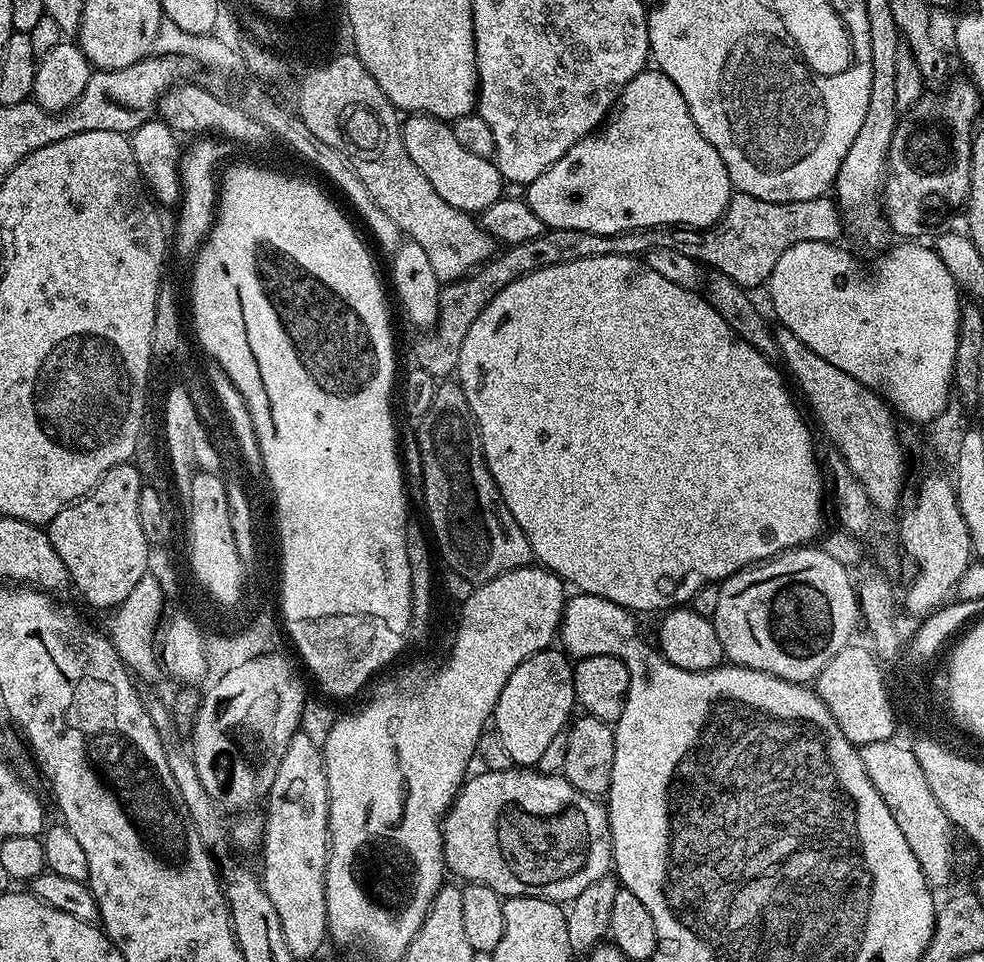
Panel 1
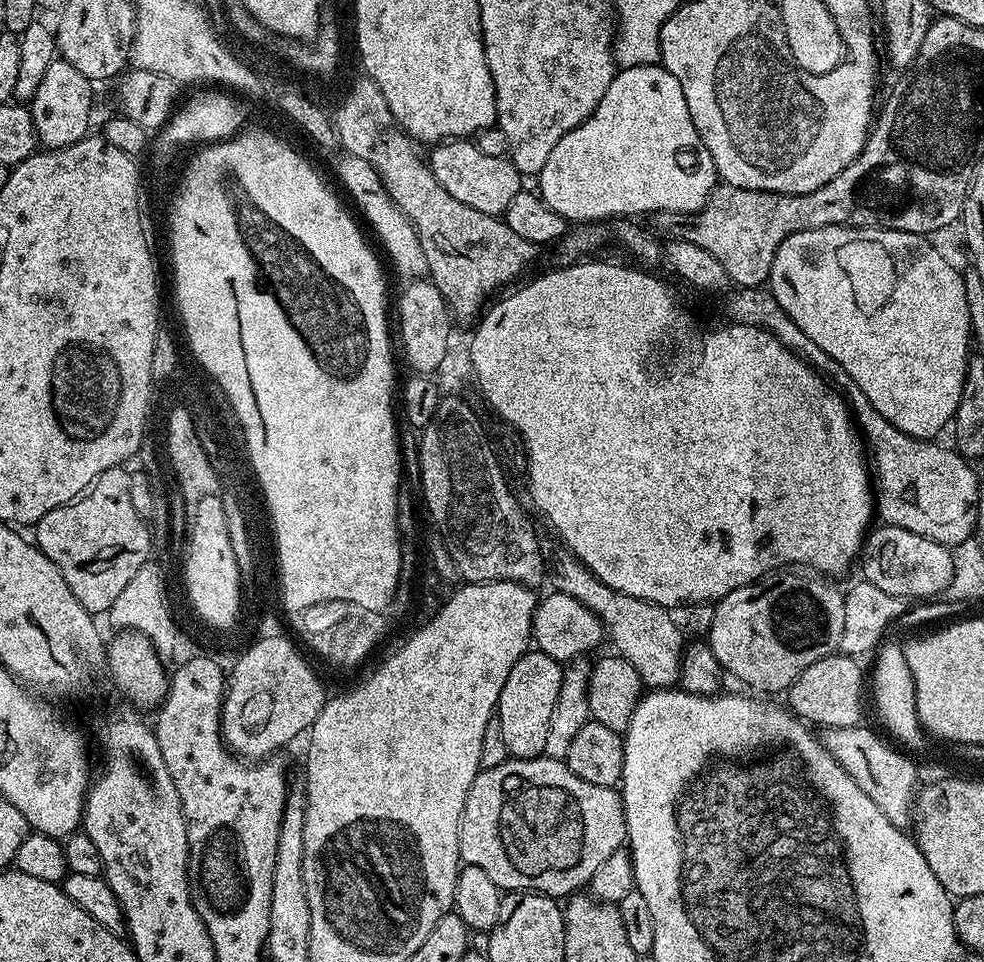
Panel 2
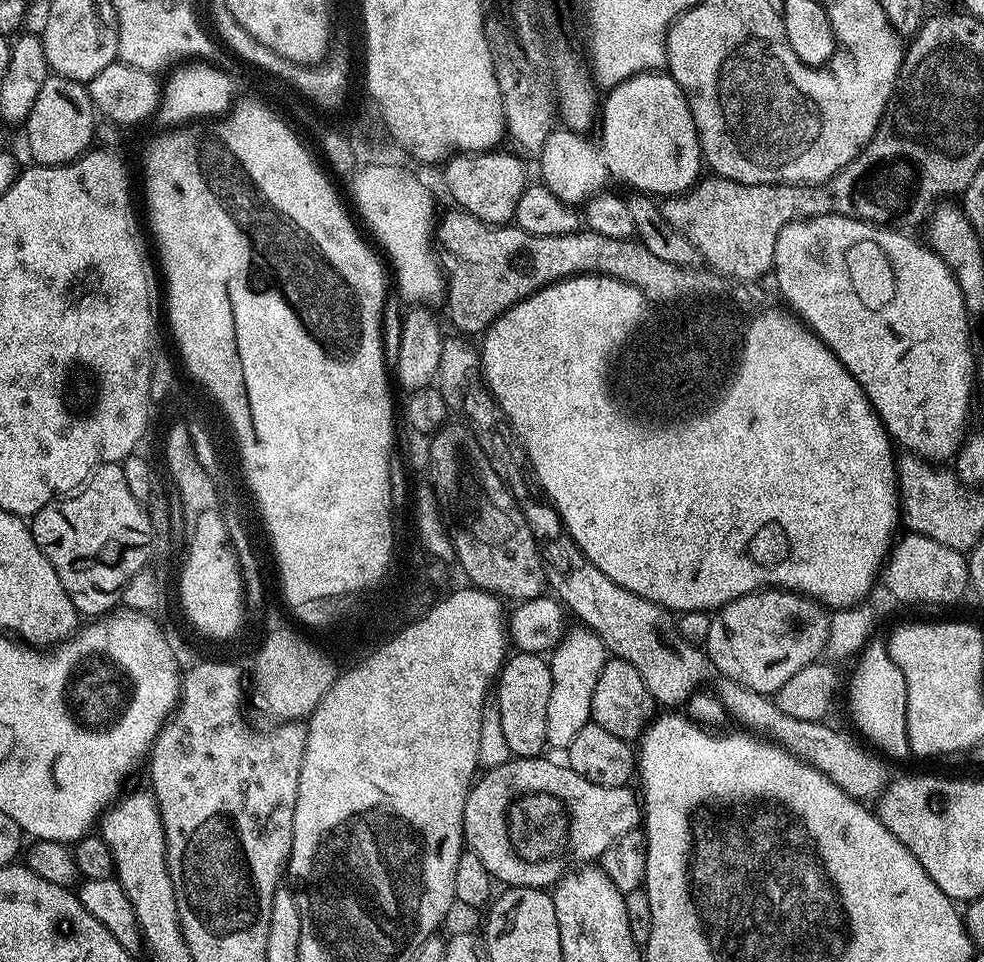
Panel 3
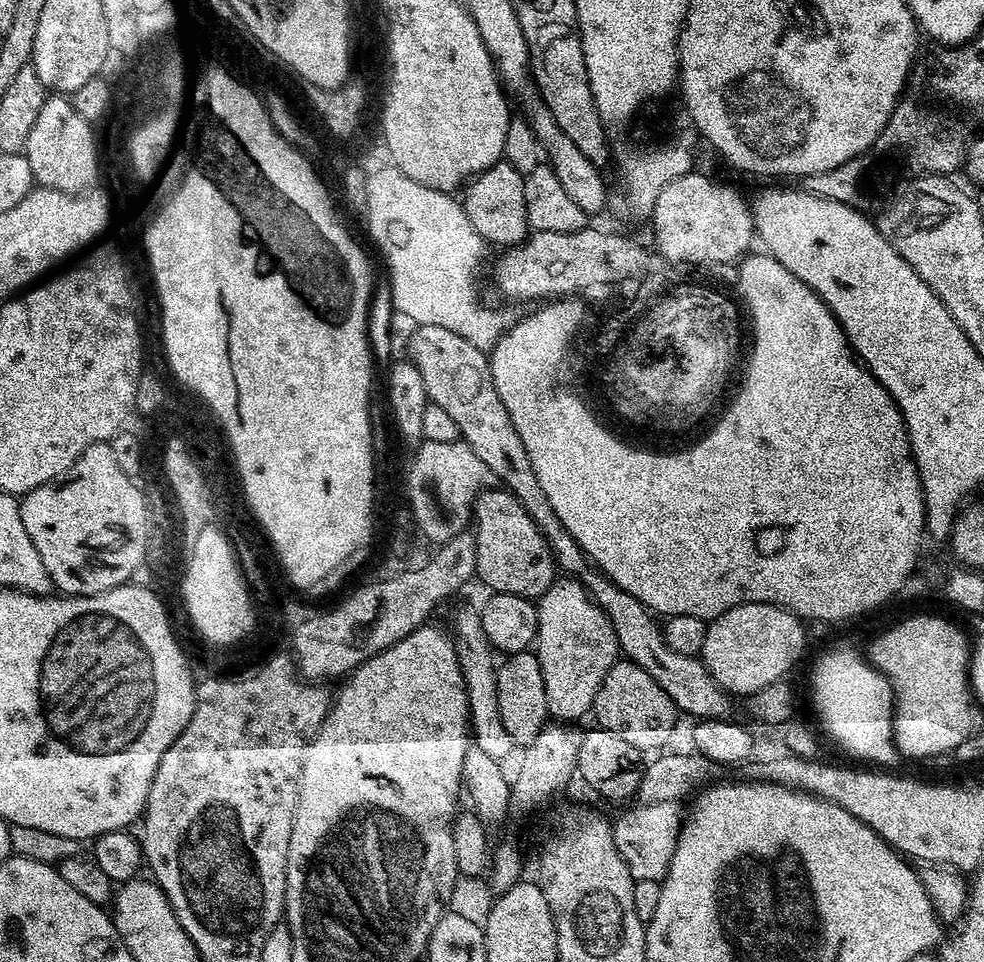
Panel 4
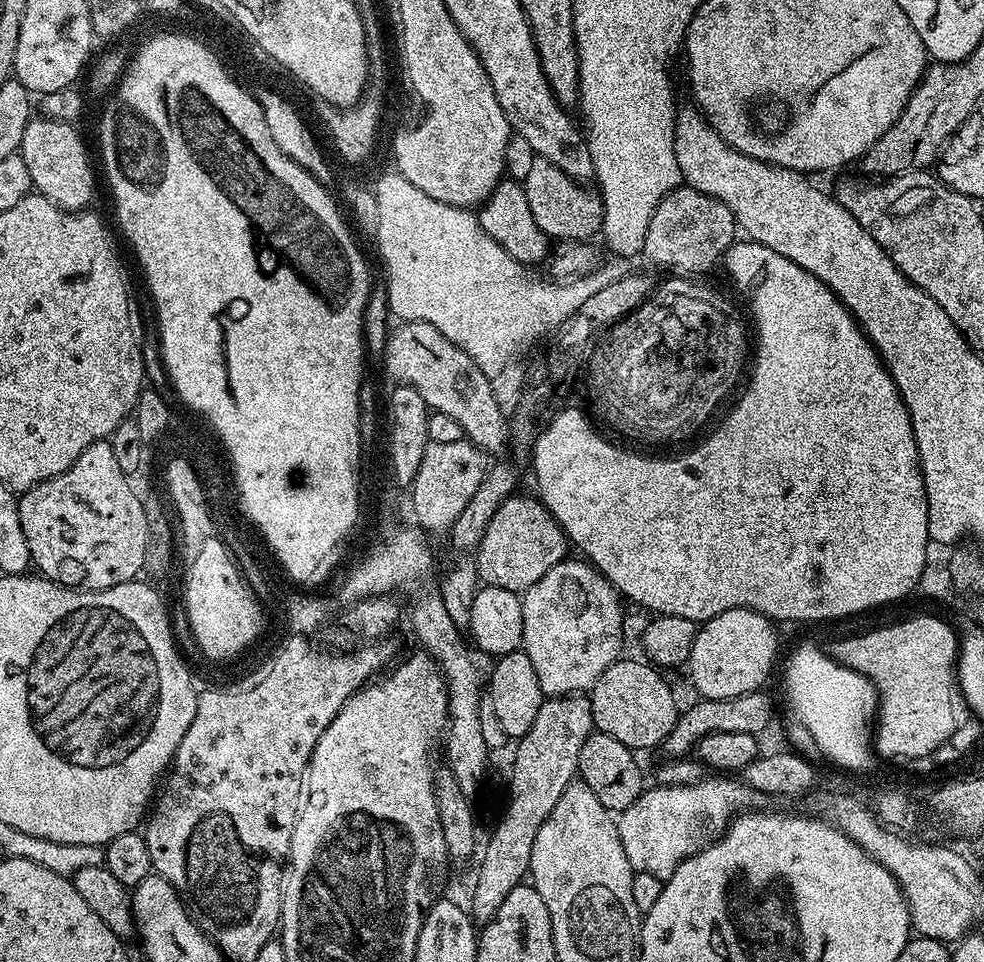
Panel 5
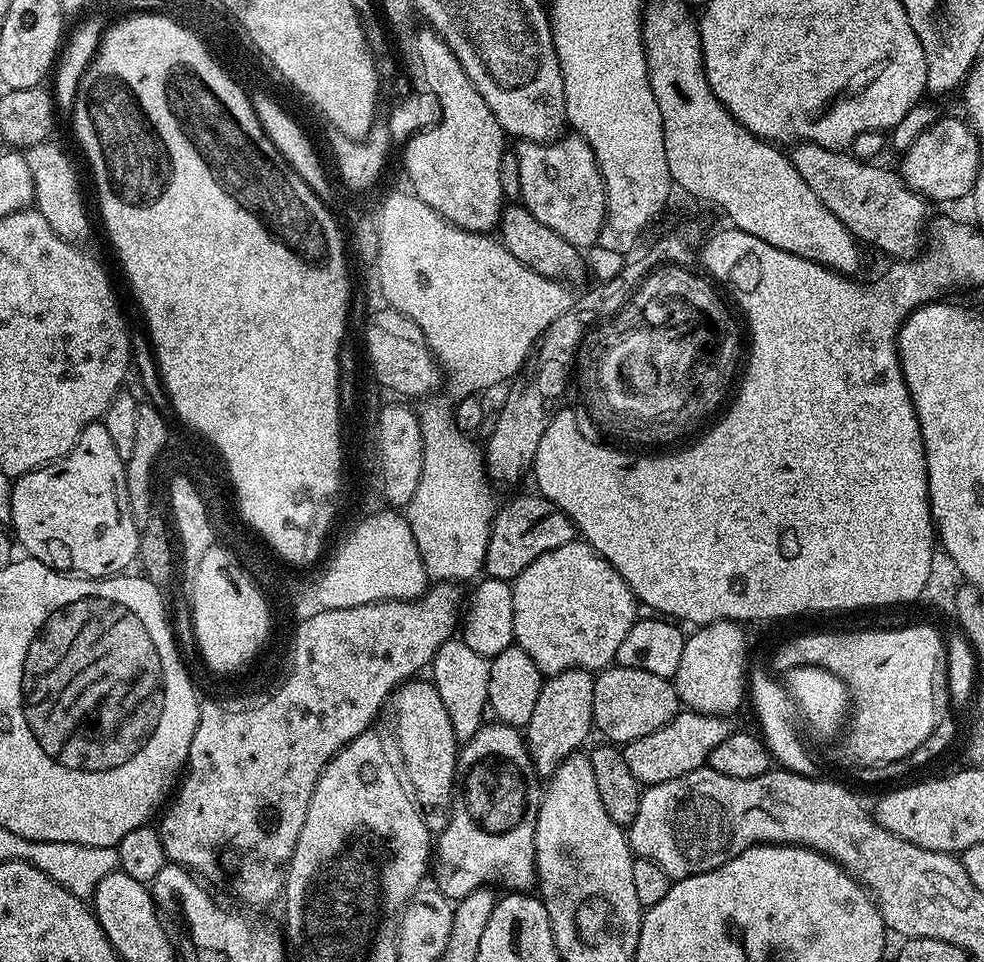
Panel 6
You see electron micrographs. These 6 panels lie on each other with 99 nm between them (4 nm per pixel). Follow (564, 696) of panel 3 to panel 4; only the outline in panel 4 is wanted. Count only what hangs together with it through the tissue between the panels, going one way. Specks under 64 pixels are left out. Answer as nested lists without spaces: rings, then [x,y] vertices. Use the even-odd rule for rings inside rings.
[[[576,578],[557,579],[538,598],[534,651],[542,666],[542,682],[546,682],[548,715],[556,722],[580,722],[576,720],[592,712],[592,703],[596,701],[596,695],[602,686],[602,678],[606,678],[606,674],[621,655],[614,626],[608,621],[605,612],[593,602],[587,588]]]

